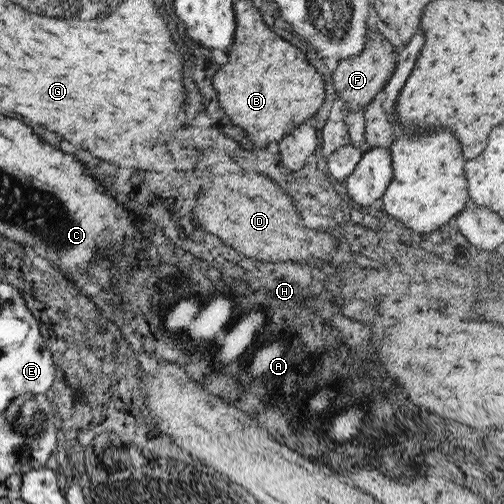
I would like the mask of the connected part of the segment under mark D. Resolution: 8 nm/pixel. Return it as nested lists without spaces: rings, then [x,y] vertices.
[[[243,172],[243,176],[239,176],[239,186],[235,184],[235,188],[225,184],[225,174],[221,174],[219,184],[211,184],[209,190],[203,190],[201,202],[191,208],[191,214],[199,228],[213,232],[225,244],[233,246],[245,256],[257,256],[259,260],[317,264],[331,262],[337,252],[335,246],[331,248],[331,236],[305,228],[289,196],[255,172]]]

